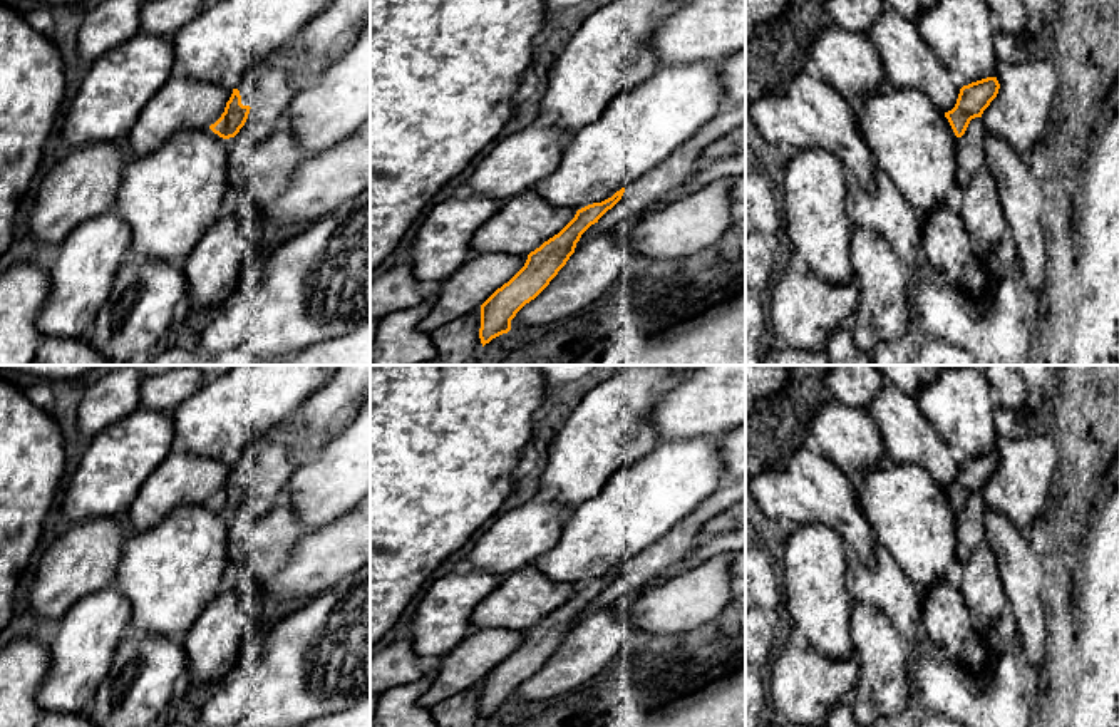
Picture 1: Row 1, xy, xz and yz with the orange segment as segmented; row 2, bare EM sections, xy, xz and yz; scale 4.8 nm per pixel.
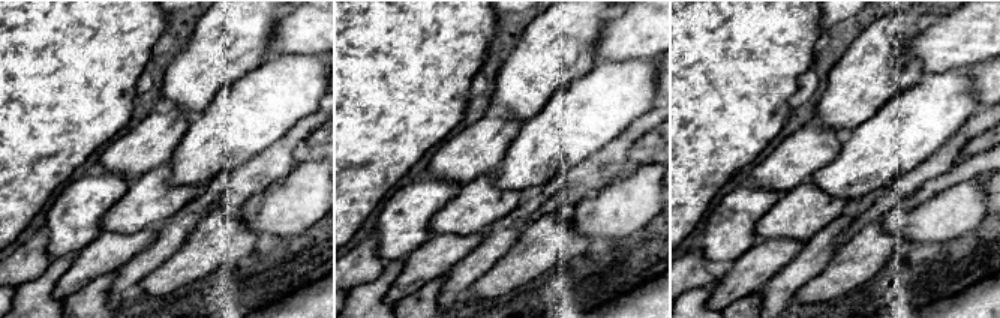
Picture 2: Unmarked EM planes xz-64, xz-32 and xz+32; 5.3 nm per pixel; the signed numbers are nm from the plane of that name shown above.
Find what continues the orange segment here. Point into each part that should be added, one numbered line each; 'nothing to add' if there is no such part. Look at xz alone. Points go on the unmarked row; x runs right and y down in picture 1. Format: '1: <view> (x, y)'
1: xz (679, 543)

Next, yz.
1: yz (975, 508)

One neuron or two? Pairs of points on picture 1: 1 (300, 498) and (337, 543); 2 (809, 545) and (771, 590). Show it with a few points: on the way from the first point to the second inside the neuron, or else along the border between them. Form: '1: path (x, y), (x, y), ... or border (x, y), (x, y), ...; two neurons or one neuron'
1: border (352, 510), (312, 530); two neurons
2: border (779, 570), (784, 585); two neurons

